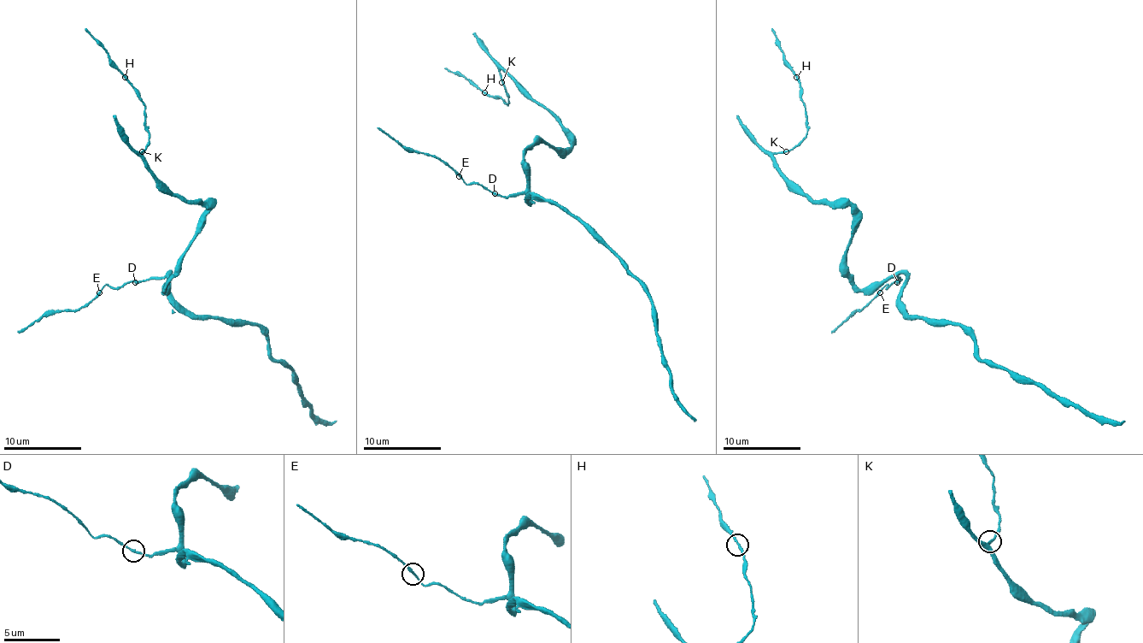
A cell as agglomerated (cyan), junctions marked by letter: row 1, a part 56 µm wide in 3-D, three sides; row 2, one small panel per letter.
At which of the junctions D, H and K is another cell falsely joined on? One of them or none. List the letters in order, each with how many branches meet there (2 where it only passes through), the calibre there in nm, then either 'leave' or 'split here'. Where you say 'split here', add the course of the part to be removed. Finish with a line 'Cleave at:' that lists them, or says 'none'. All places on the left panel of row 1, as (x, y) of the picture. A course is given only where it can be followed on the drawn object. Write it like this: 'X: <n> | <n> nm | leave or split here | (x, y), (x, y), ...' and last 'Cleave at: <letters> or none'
D: 2 | 170 nm | leave
H: 2 | 180 nm | leave
K: 2 | 160 nm | leave
Cleave at: none

